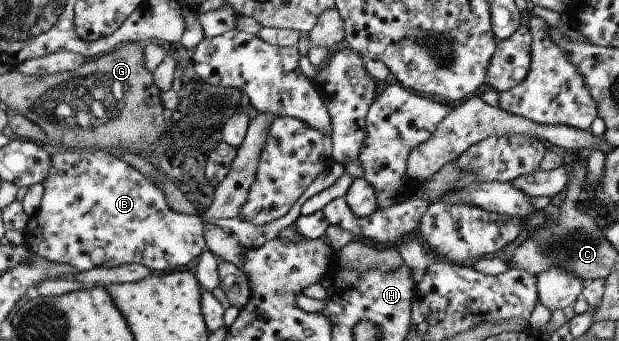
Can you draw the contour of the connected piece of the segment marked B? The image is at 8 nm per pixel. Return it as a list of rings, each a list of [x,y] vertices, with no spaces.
[[[52,149],[51,167],[42,184],[45,186],[45,193],[40,205],[39,211],[30,217],[29,226],[25,228],[25,242],[34,254],[44,257],[51,263],[58,263],[59,265],[72,265],[78,271],[89,271],[96,267],[120,267],[123,264],[138,263],[152,270],[160,270],[160,272],[174,272],[179,271],[180,268],[188,266],[190,262],[194,262],[196,258],[207,249],[206,238],[204,238],[204,222],[198,215],[182,214],[172,210],[168,204],[166,195],[158,185],[150,180],[145,174],[136,170],[130,163],[122,160],[118,153],[105,149]]]

